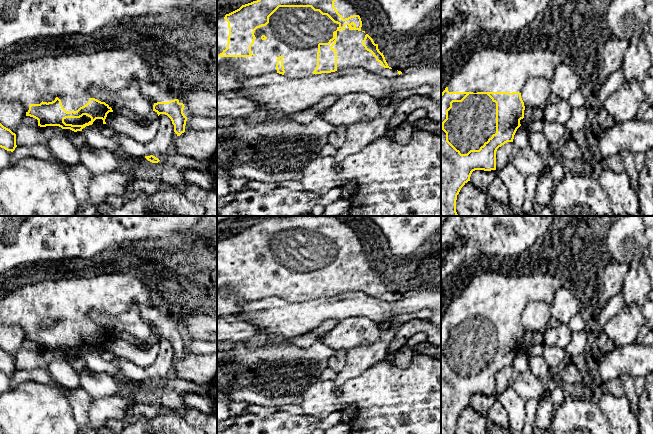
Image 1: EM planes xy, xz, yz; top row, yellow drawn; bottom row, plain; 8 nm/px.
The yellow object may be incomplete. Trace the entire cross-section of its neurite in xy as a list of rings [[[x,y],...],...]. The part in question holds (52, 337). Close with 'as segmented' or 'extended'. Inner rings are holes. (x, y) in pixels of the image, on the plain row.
[[[56,321],[52,326],[42,325],[40,328],[30,328],[26,340],[37,343],[40,351],[59,350],[62,353],[77,356],[82,355],[86,350],[92,349],[96,343],[102,343],[103,348],[106,348],[105,343],[109,336],[113,336],[112,332],[95,322],[89,322],[89,326],[75,336],[67,336],[63,332],[61,324]],[[83,339],[90,341],[91,344],[83,349],[72,349],[64,346],[66,342],[80,342]]]; as segmented

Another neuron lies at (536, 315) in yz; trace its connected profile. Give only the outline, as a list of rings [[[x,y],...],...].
[[[543,301],[529,303],[523,310],[521,322],[525,332],[544,332],[551,319],[550,304]]]

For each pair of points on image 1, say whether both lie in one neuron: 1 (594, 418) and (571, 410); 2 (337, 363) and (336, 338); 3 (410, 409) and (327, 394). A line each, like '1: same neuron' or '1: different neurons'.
1: same neuron
2: different neurons
3: same neuron

